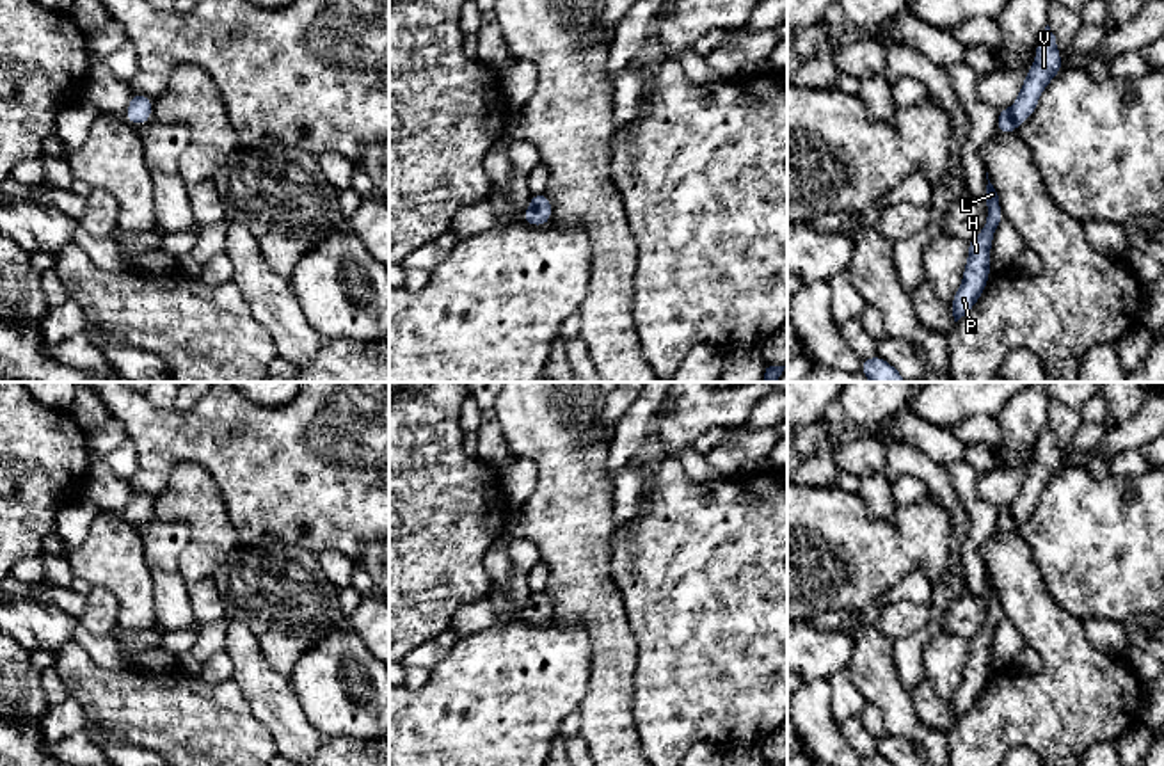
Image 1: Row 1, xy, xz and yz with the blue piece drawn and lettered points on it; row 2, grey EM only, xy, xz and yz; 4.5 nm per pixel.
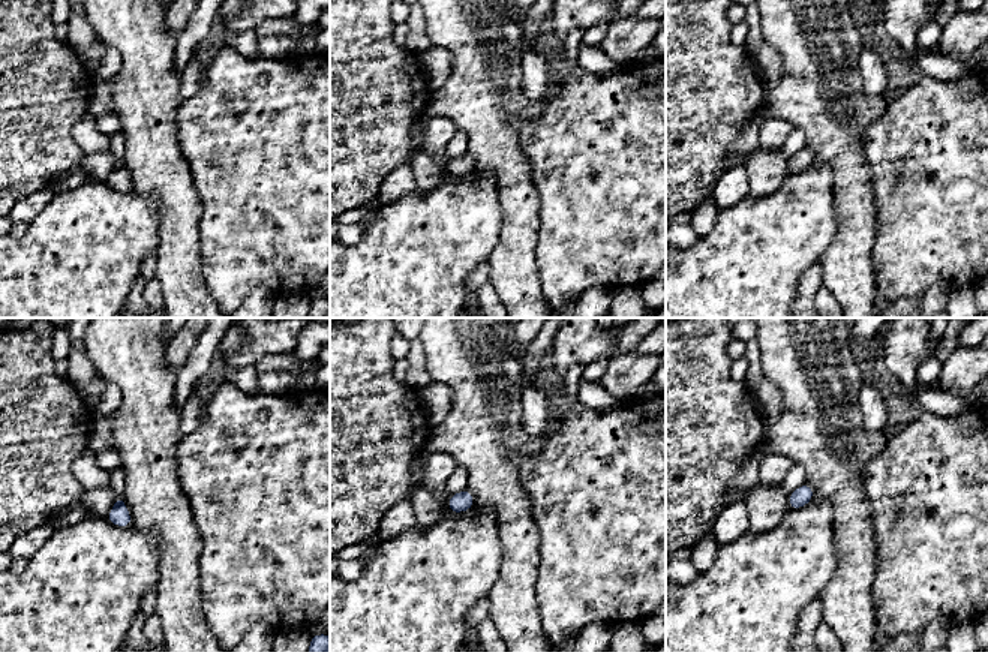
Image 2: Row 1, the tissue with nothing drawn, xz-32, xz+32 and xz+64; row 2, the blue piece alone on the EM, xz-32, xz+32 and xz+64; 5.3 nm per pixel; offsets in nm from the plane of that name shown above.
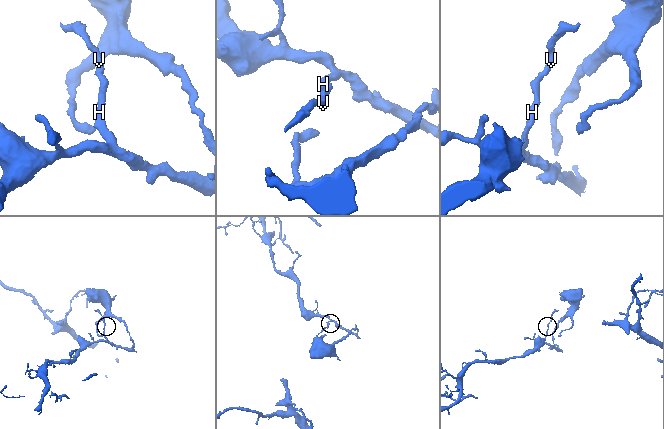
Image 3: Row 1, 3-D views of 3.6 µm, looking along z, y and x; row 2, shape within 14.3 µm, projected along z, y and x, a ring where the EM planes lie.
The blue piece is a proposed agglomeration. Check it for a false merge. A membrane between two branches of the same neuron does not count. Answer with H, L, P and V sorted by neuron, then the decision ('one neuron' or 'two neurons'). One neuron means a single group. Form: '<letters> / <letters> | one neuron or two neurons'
H L P V | one neuron

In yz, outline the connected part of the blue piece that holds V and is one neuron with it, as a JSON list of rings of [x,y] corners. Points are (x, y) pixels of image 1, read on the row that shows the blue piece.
[[[1047,25],[1036,43],[1036,60],[1025,73],[1024,85],[1011,108],[999,108],[997,128],[1001,135],[1017,132],[1022,121],[1027,121],[1038,105],[1043,89],[1063,69],[1061,53],[1056,44],[1056,36]]]

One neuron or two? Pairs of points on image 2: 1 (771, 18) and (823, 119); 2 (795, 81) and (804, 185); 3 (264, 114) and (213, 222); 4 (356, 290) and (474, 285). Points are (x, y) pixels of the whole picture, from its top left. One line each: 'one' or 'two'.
1: one
2: two
3: one
4: two

